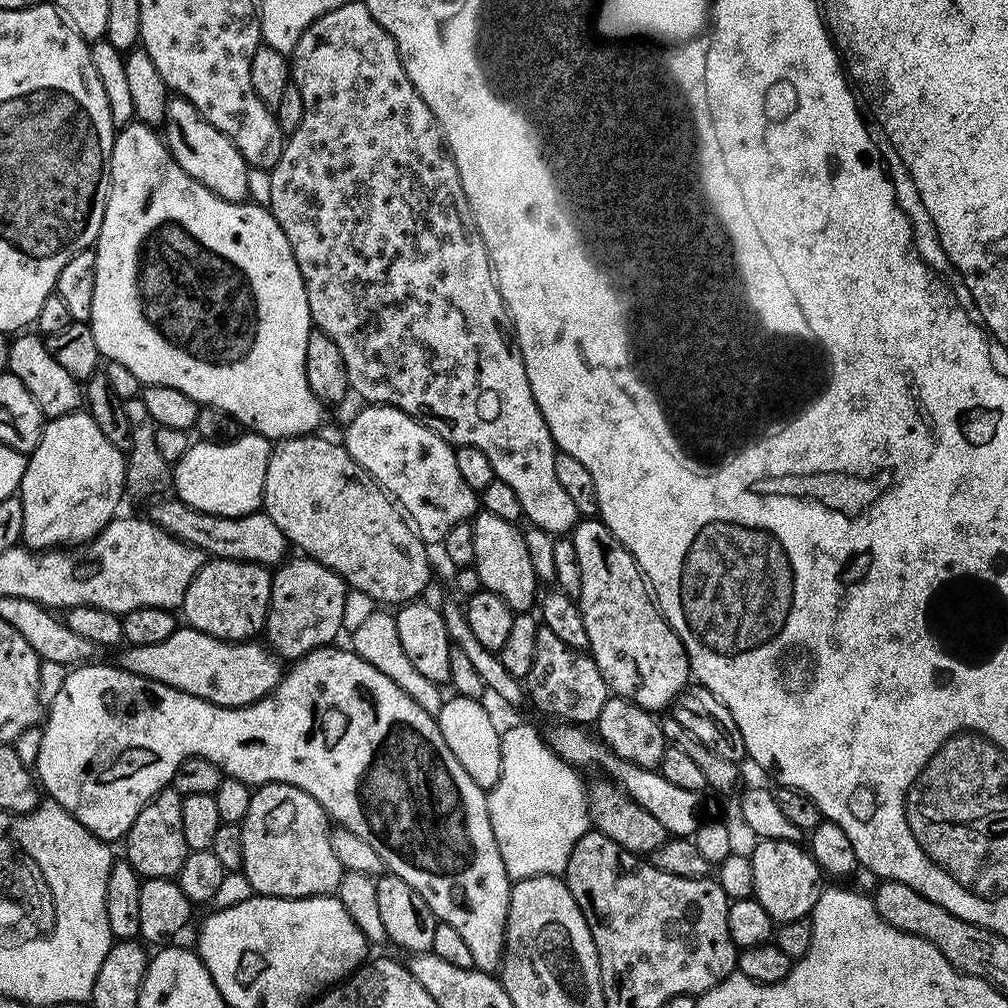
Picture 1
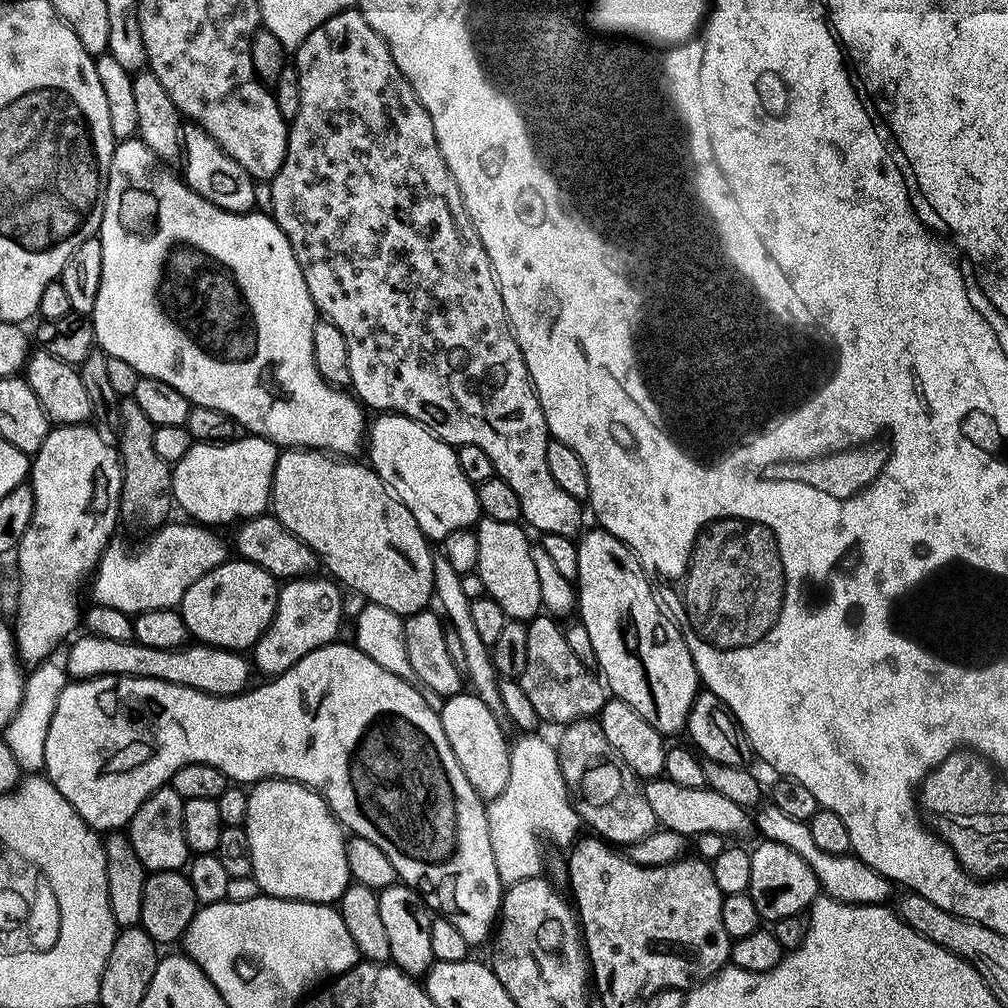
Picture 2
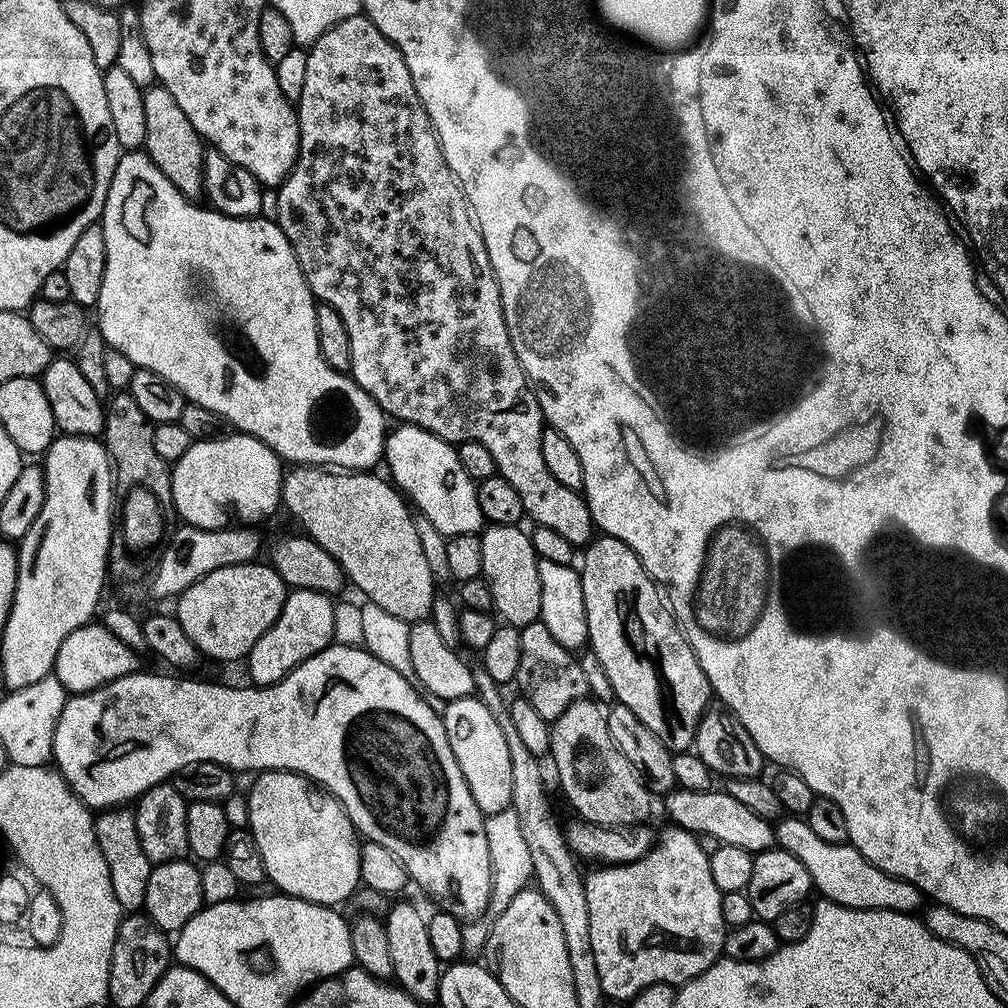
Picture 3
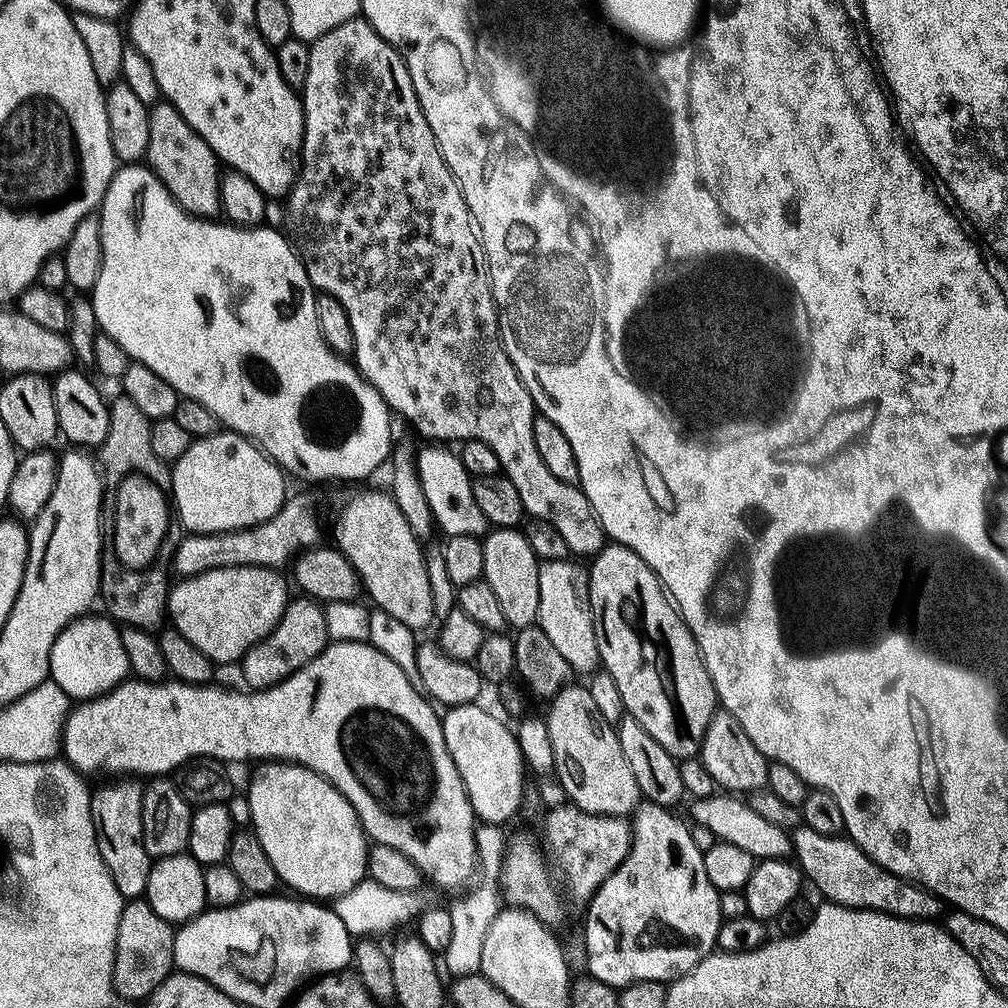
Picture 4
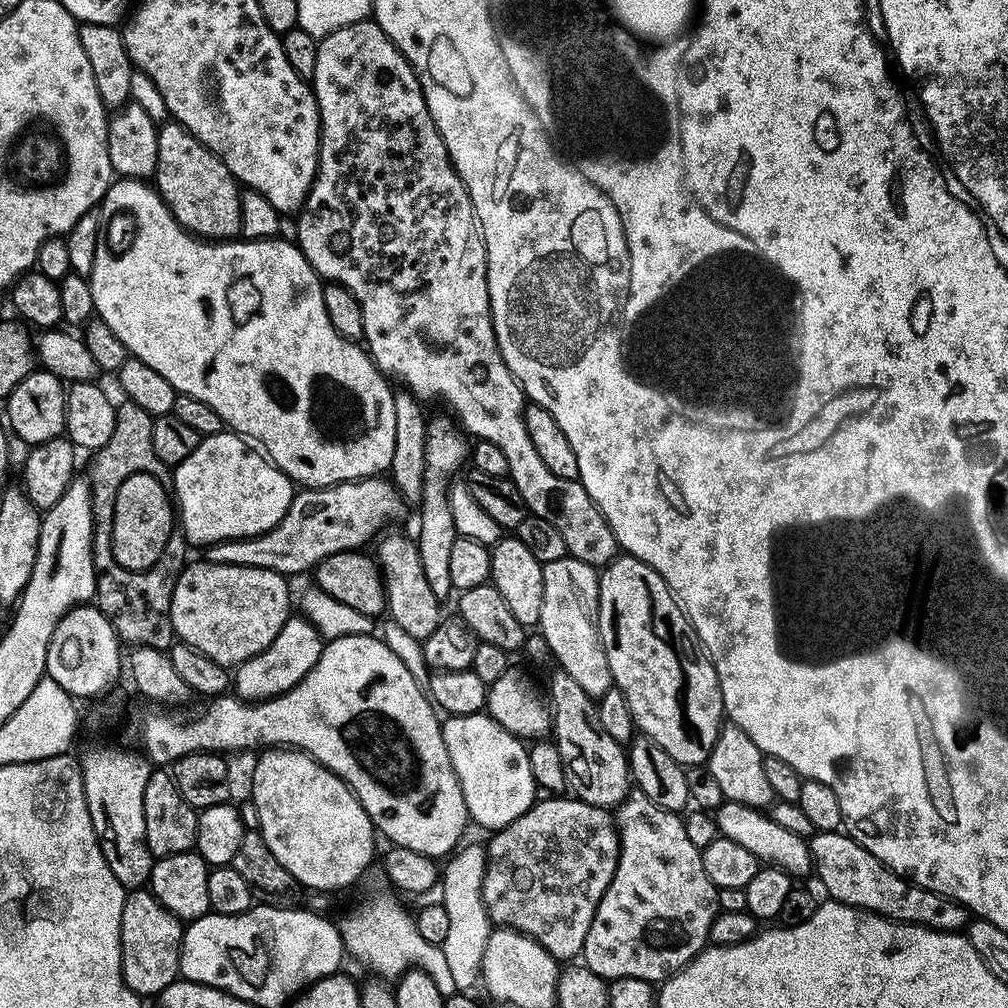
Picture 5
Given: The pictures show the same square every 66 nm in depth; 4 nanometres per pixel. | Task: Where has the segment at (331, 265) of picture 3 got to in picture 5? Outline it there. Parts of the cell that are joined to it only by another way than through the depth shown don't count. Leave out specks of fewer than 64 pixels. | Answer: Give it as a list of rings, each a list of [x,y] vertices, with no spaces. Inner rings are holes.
[[[372,18],[359,20],[350,26],[342,26],[338,30],[334,30],[317,43],[316,49],[318,58],[314,62],[314,74],[310,77],[310,83],[318,102],[318,114],[320,115],[320,157],[316,167],[316,177],[310,186],[308,197],[304,200],[304,207],[295,217],[297,220],[294,240],[300,253],[304,255],[306,262],[310,262],[310,266],[321,281],[341,284],[358,302],[364,327],[362,344],[378,371],[385,377],[391,378],[397,385],[403,386],[420,402],[441,400],[452,411],[451,419],[469,437],[494,442],[494,446],[498,446],[498,450],[502,450],[502,455],[506,458],[507,477],[514,482],[514,486],[518,486],[518,494],[522,494],[522,502],[527,506],[529,513],[538,518],[546,518],[546,522],[551,522],[558,529],[560,537],[566,542],[568,555],[586,562],[591,568],[603,569],[605,564],[615,560],[618,555],[614,530],[610,530],[606,518],[598,510],[598,506],[592,501],[590,494],[586,494],[579,479],[558,478],[558,474],[552,473],[546,467],[546,462],[542,462],[542,458],[538,458],[538,450],[534,450],[534,444],[530,442],[524,422],[526,407],[524,389],[510,374],[494,334],[492,307],[488,293],[488,255],[484,245],[484,236],[480,232],[480,222],[476,218],[476,211],[466,186],[456,173],[452,159],[448,156],[446,142],[426,106],[426,98],[424,91],[420,89],[416,71],[412,69],[411,64],[404,57],[404,53],[396,49],[392,39],[377,26],[375,19]]]

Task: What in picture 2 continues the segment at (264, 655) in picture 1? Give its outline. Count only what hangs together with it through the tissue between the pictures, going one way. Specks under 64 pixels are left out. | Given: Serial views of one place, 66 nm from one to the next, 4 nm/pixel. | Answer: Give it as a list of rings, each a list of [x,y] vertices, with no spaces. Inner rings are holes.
[[[77,635],[71,641],[73,644],[68,648],[66,661],[67,675],[77,680],[92,680],[96,676],[141,676],[190,686],[194,690],[209,692],[211,696],[237,696],[250,684],[249,661],[241,653],[229,652],[226,648],[211,648],[209,644],[192,642],[174,650],[154,650],[150,646],[137,644],[135,639],[115,640],[83,635]]]

